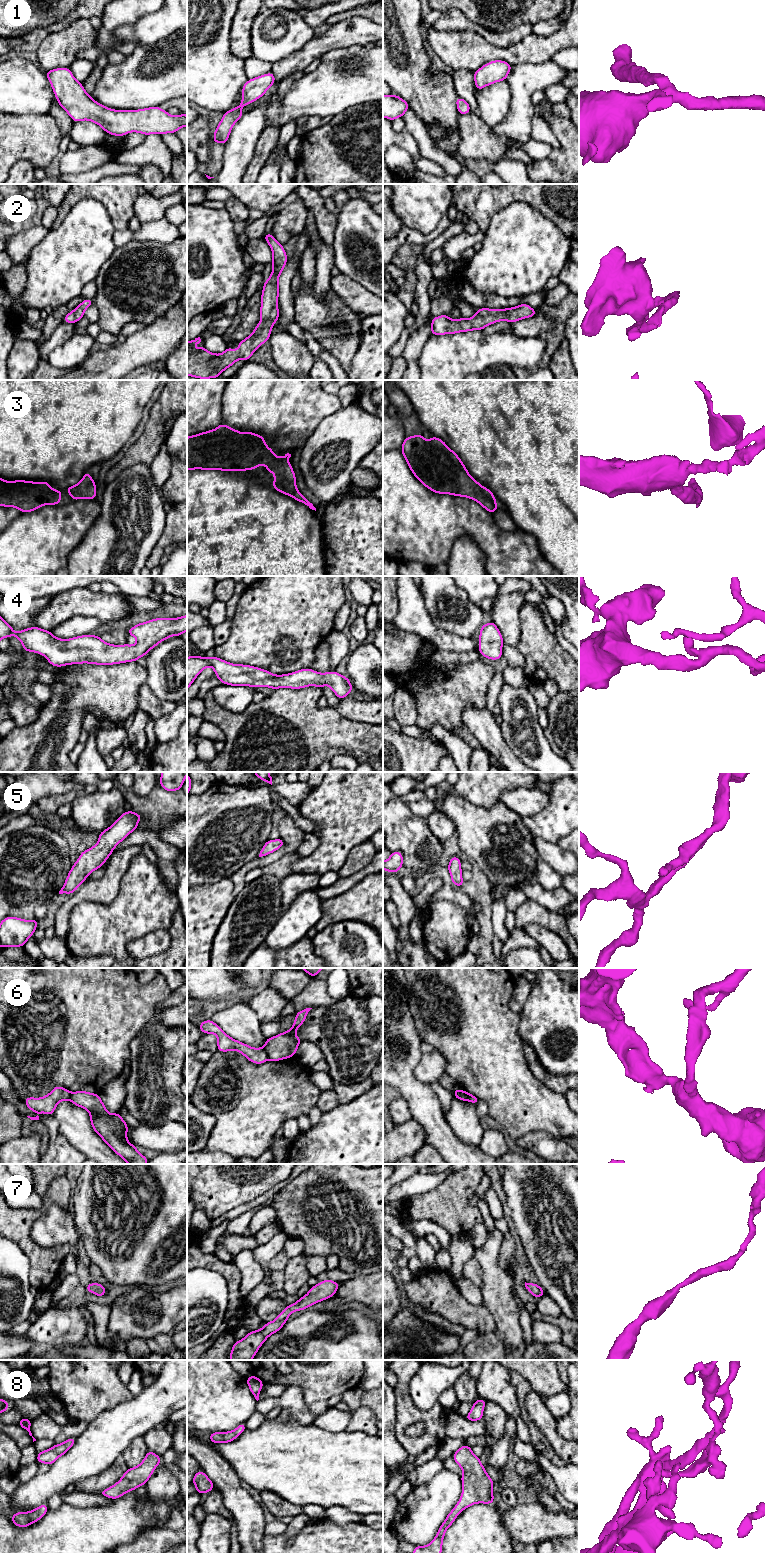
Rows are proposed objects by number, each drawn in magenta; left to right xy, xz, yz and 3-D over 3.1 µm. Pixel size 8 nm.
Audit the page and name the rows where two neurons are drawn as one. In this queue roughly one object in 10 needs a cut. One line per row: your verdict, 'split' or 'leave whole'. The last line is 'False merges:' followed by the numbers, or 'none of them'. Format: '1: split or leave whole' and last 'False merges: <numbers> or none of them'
1: leave whole
2: leave whole
3: leave whole
4: leave whole
5: leave whole
6: split
7: leave whole
8: leave whole
False merges: 6

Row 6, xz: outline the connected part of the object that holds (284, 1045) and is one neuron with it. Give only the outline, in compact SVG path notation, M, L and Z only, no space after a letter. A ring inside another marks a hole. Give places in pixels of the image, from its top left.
M306 1008L303 1011L296 1012L296 1018L291 1029L266 1039L263 1048L271 1061L279 1061L295 1056L299 1044L303 1041L296 1036L296 1030L304 1023L311 1009Z

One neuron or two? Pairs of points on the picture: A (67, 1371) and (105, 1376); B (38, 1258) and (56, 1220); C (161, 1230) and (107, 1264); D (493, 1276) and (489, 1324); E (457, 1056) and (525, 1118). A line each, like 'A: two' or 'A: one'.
A: one
B: two
C: one
D: two
E: one

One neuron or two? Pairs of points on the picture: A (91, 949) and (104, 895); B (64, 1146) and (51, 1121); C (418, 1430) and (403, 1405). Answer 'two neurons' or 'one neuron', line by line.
A: two neurons
B: two neurons
C: two neurons

